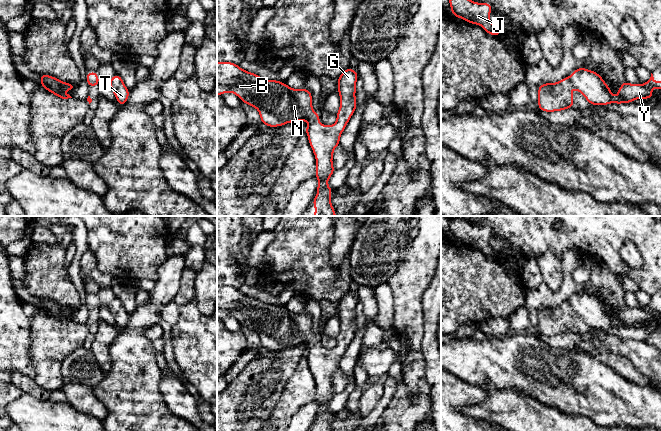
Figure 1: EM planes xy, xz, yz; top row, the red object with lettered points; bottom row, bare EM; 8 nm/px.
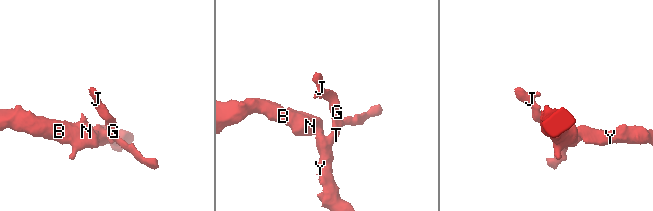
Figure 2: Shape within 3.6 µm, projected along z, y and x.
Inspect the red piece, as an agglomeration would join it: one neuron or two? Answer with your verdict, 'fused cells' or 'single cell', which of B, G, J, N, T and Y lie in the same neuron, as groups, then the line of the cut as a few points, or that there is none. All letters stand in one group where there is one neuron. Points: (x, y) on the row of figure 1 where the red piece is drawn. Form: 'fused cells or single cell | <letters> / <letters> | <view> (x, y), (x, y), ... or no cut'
single cell | B G J N T Y | no cut

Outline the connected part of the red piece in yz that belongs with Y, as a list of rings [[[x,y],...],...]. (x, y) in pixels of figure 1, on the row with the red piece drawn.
[[[585,68],[575,69],[573,74],[569,77],[565,77],[557,83],[544,83],[538,87],[538,107],[541,111],[555,112],[562,111],[573,107],[574,98],[571,89],[575,88],[578,92],[582,93],[585,99],[591,105],[608,105],[610,103],[622,104],[631,103],[634,99],[650,99],[653,97],[651,88],[656,87],[661,92],[661,81],[655,82],[653,74],[646,81],[644,85],[630,84],[627,81],[621,84],[619,91],[617,92],[617,98],[613,98],[613,94],[609,86],[605,83],[603,78],[594,71]]]

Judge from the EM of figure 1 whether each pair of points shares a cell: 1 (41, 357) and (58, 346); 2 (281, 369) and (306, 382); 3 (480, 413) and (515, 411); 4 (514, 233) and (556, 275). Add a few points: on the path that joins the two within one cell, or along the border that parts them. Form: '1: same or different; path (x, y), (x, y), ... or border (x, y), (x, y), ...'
1: same; path (45, 353), (54, 346)
2: different; border (304, 354), (286, 383), (281, 395)
3: same; path (489, 413), (506, 411)
4: different; border (561, 259), (552, 252), (545, 252), (537, 260)

